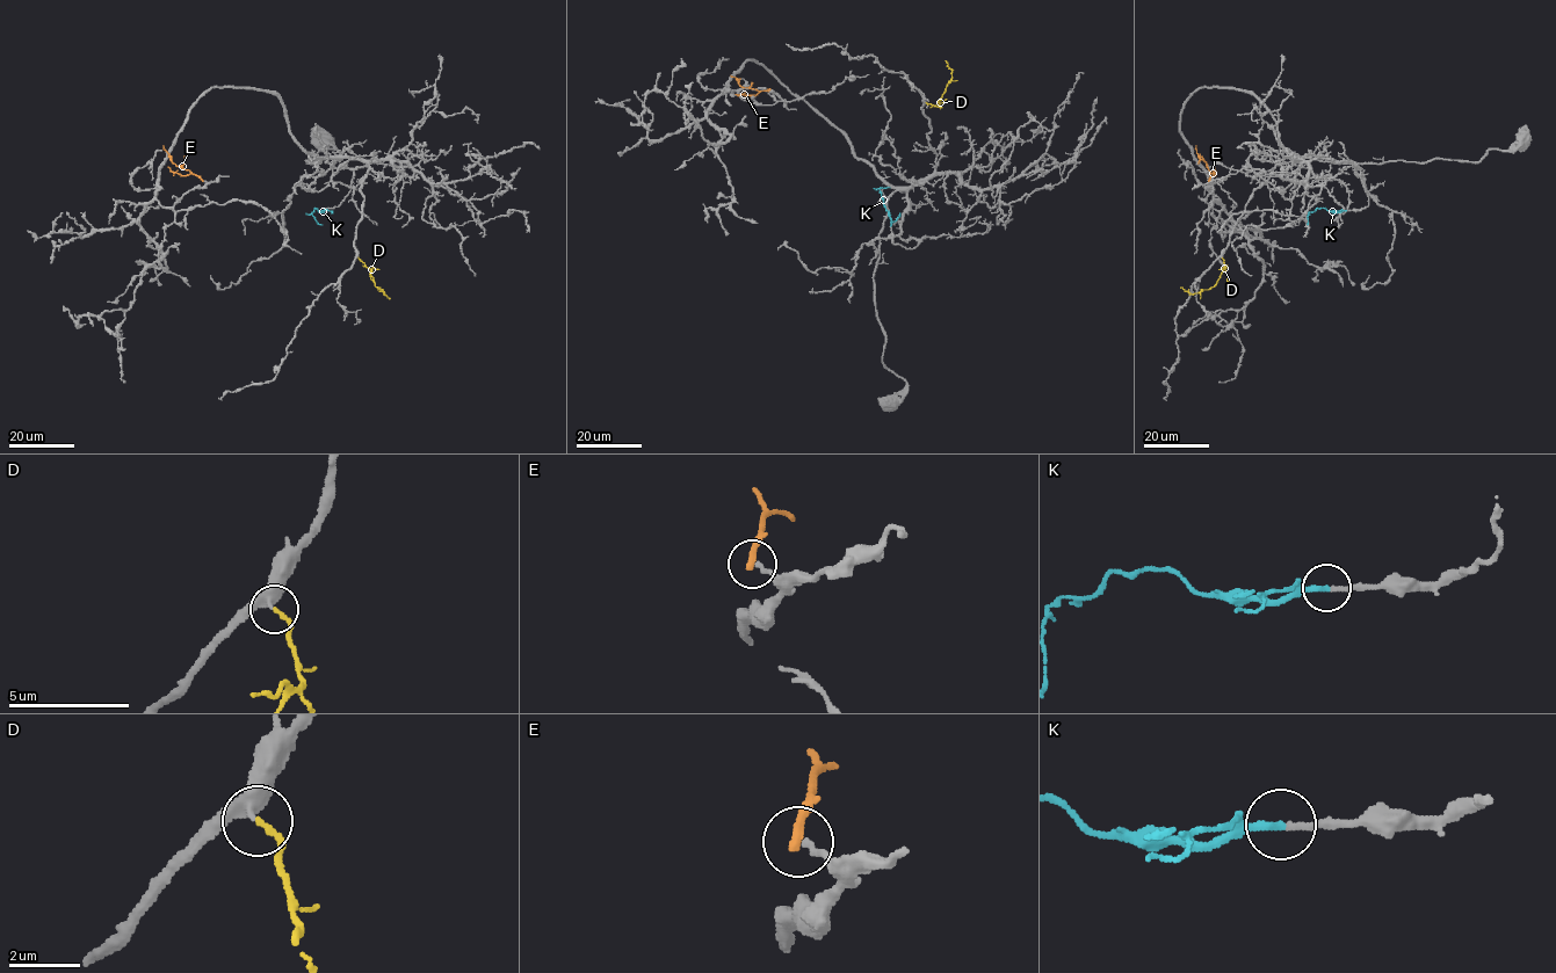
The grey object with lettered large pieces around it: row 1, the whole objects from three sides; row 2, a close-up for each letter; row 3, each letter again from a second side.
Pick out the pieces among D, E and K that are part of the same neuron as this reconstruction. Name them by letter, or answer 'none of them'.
D, K

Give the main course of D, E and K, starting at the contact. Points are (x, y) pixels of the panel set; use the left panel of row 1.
D: (357, 258), (371, 269), (374, 282), (384, 293), (377, 288)
E: (202, 180), (175, 165), (163, 145)
K: (323, 210), (316, 208), (312, 212), (323, 225)

